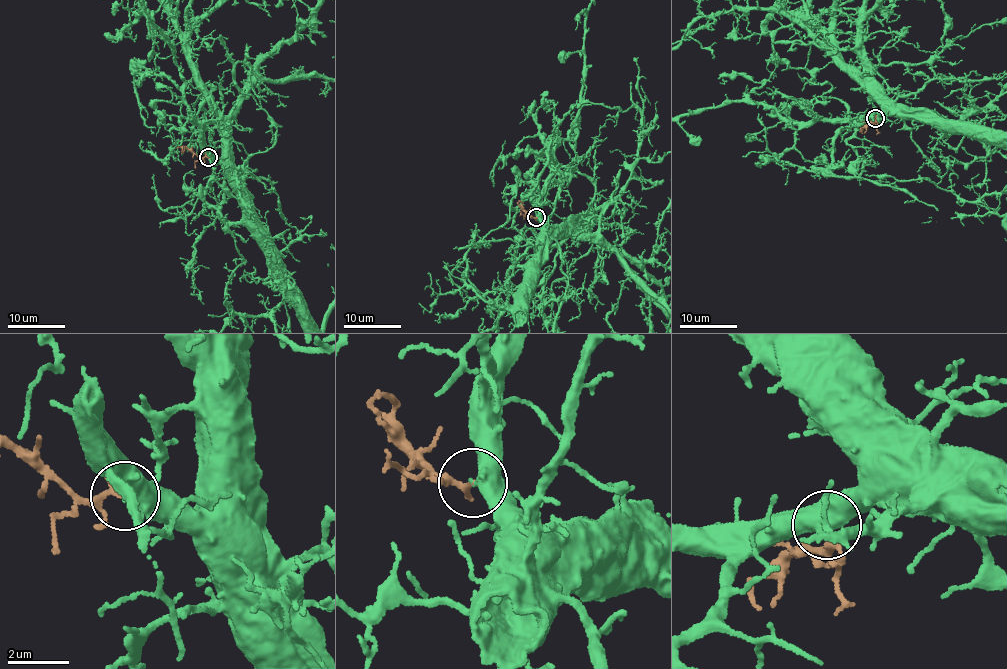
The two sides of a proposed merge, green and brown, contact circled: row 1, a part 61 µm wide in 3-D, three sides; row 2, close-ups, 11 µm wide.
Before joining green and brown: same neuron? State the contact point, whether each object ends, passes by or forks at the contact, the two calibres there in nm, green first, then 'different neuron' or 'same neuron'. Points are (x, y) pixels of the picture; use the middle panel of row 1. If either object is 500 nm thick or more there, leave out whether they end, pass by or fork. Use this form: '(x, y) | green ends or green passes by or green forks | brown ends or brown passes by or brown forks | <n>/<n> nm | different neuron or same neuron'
(536, 217) | green passes by | brown passes by | 400/140 nm | same neuron

